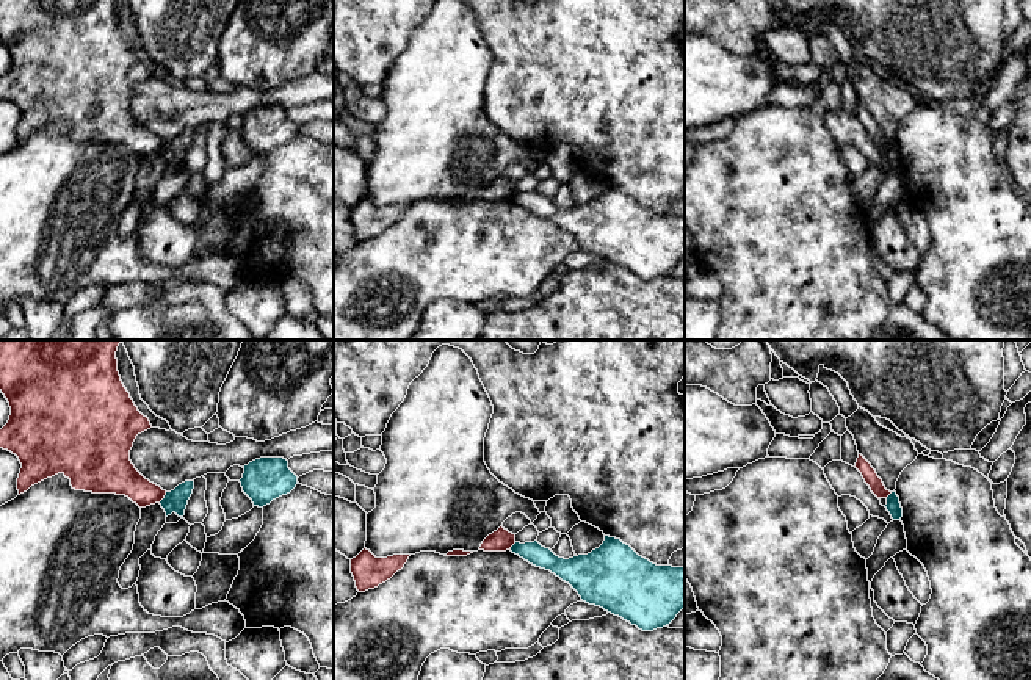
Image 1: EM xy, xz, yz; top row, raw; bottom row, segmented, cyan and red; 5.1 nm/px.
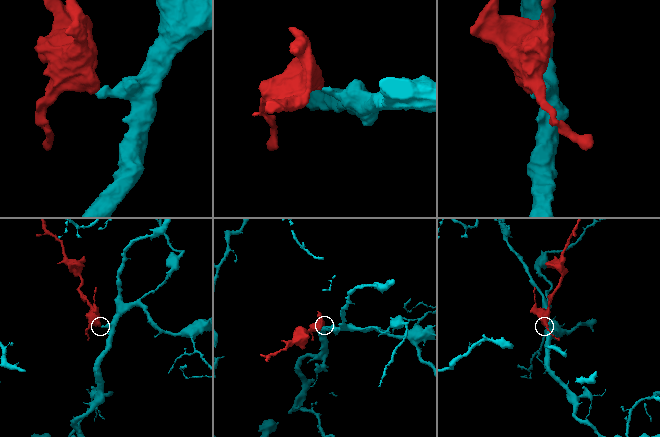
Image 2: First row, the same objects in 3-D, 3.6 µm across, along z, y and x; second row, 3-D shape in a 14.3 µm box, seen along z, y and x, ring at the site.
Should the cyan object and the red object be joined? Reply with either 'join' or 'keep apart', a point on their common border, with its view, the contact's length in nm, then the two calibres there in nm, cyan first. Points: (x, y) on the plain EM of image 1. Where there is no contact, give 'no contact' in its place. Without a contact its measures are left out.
keep apart | xy (165, 146) | 70 nm | 120/170 nm

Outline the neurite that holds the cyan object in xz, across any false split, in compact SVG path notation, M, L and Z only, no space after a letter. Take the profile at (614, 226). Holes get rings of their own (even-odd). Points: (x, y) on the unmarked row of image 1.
M605 185L599 197L569 208L537 190L516 191L511 201L569 232L583 251L642 280L669 274L685 257L685 216L657 215L616 186Z

